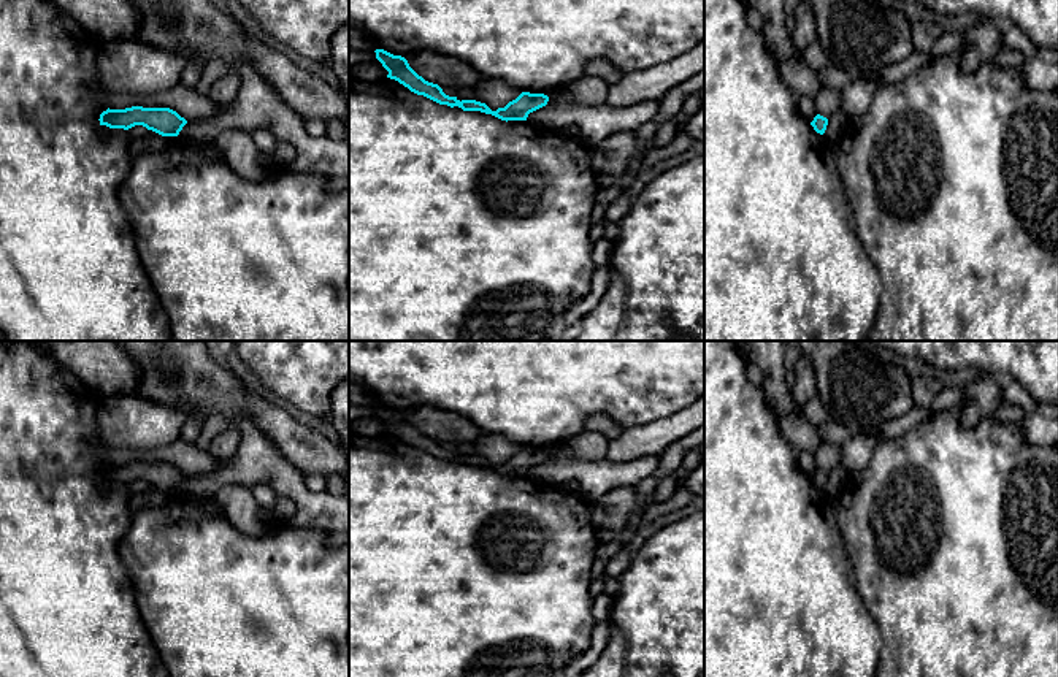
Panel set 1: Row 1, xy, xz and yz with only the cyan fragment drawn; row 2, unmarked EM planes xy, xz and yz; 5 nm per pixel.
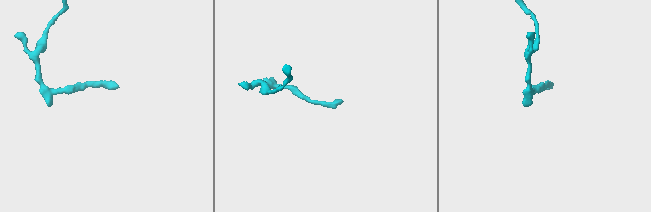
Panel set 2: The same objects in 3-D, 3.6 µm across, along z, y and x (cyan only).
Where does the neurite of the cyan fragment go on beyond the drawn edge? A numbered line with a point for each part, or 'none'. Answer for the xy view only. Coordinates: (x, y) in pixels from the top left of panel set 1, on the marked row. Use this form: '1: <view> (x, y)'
none

